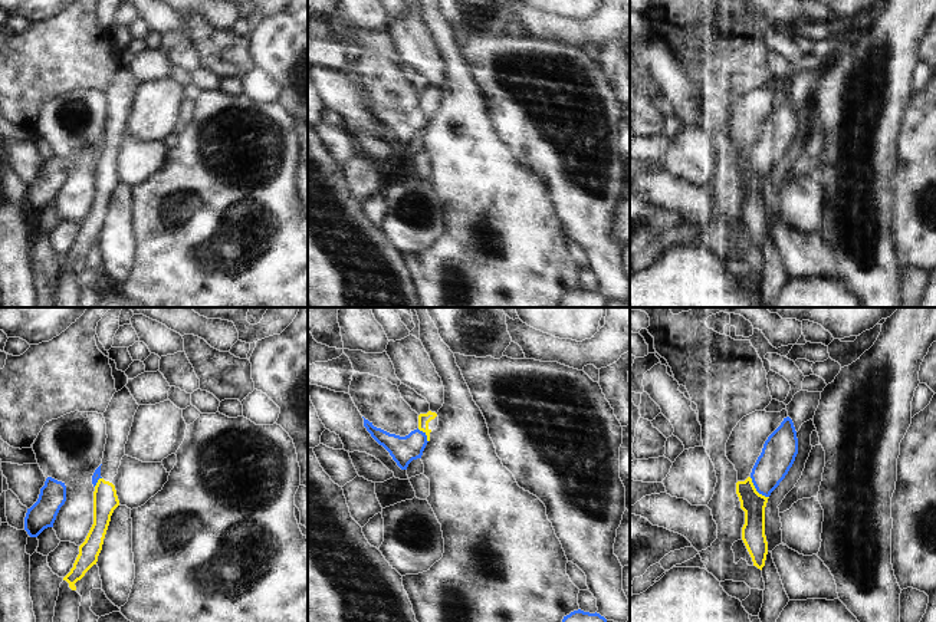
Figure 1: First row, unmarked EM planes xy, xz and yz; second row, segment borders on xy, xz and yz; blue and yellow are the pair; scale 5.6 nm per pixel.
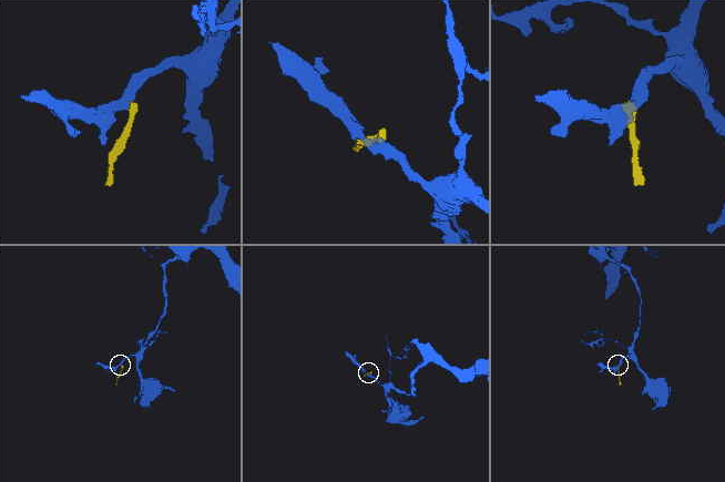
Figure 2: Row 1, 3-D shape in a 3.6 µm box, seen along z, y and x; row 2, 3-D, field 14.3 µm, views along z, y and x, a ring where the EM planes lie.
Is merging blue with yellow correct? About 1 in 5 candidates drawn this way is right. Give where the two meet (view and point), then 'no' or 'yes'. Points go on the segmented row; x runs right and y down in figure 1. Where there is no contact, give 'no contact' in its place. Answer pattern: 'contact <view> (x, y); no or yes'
contact yz (756, 490); no

